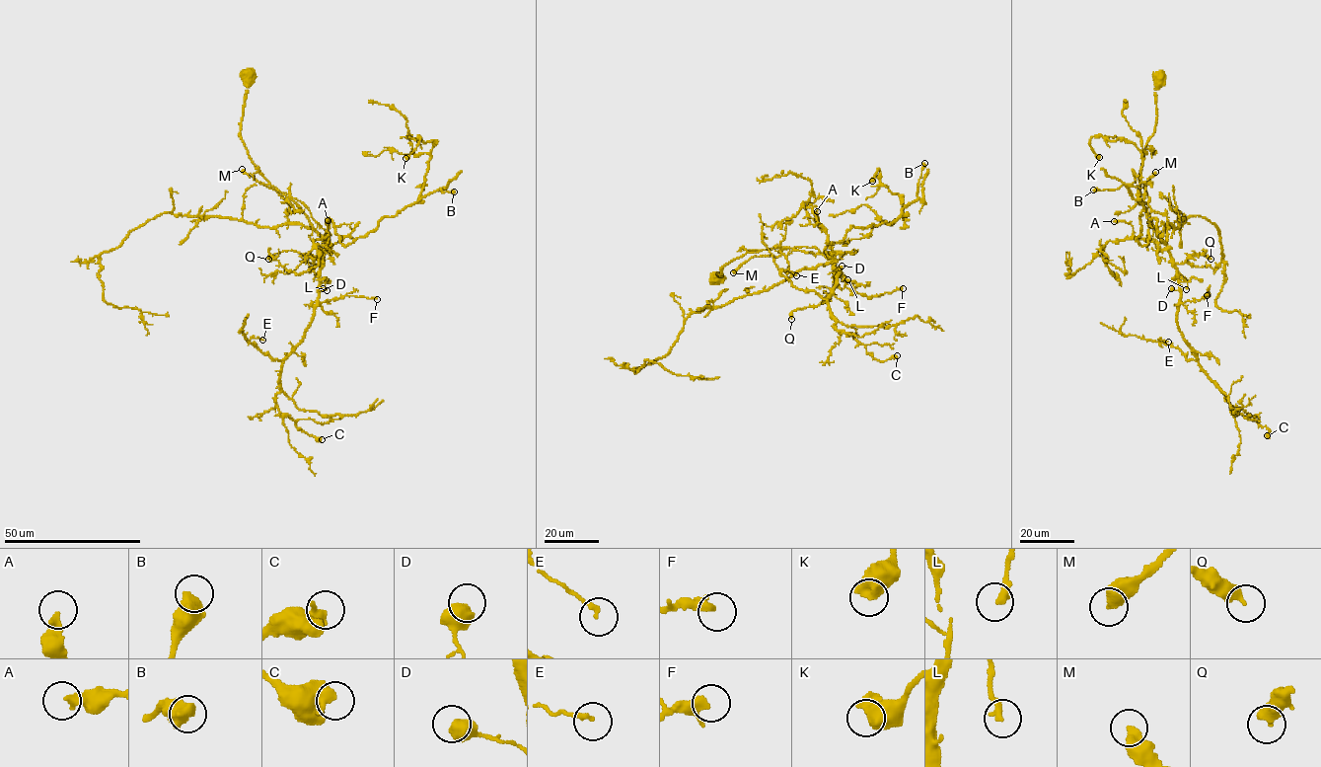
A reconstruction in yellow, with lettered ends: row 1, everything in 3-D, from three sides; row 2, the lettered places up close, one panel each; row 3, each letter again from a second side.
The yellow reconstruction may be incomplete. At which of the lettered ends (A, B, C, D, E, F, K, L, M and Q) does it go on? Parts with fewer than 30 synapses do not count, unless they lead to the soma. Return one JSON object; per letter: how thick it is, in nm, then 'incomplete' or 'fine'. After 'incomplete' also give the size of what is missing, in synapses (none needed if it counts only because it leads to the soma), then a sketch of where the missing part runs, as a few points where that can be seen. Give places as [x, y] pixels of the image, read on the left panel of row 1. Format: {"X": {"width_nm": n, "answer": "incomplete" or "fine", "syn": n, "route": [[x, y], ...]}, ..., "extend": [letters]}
{"A": {"width_nm": 320, "answer": "fine"}, "B": {"width_nm": 650, "answer": "fine"}, "C": {"width_nm": 600, "answer": "fine"}, "D": {"width_nm": 650, "answer": "fine"}, "E": {"width_nm": 160, "answer": "fine"}, "F": {"width_nm": 420, "answer": "fine"}, "K": {"width_nm": 700, "answer": "fine"}, "L": {"width_nm": 280, "answer": "fine"}, "M": {"width_nm": 400, "answer": "fine"}, "Q": {"width_nm": 480, "answer": "fine"}, "extend": []}

